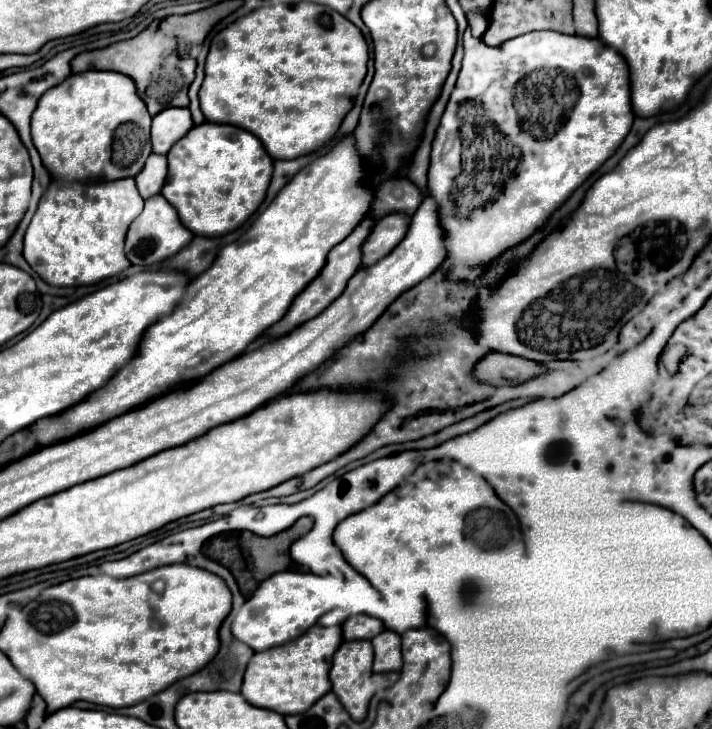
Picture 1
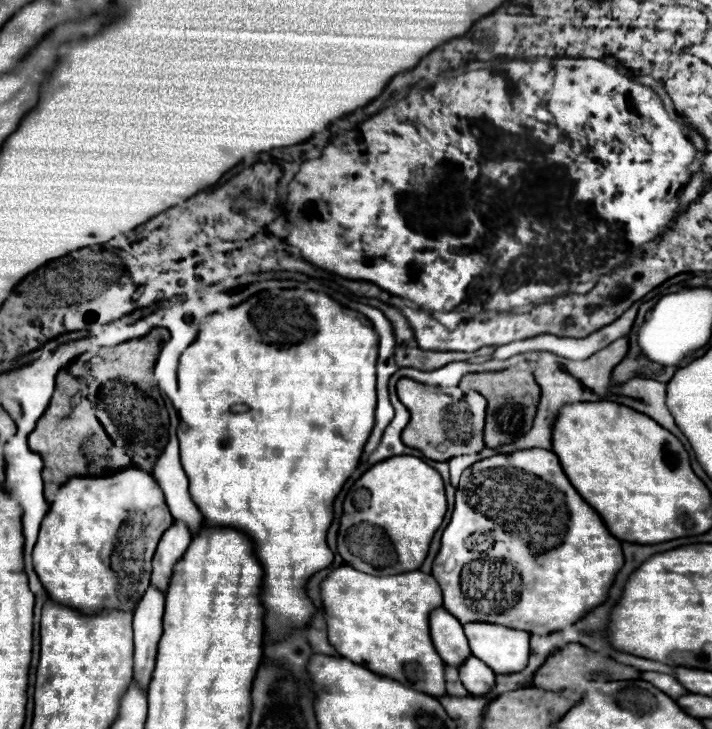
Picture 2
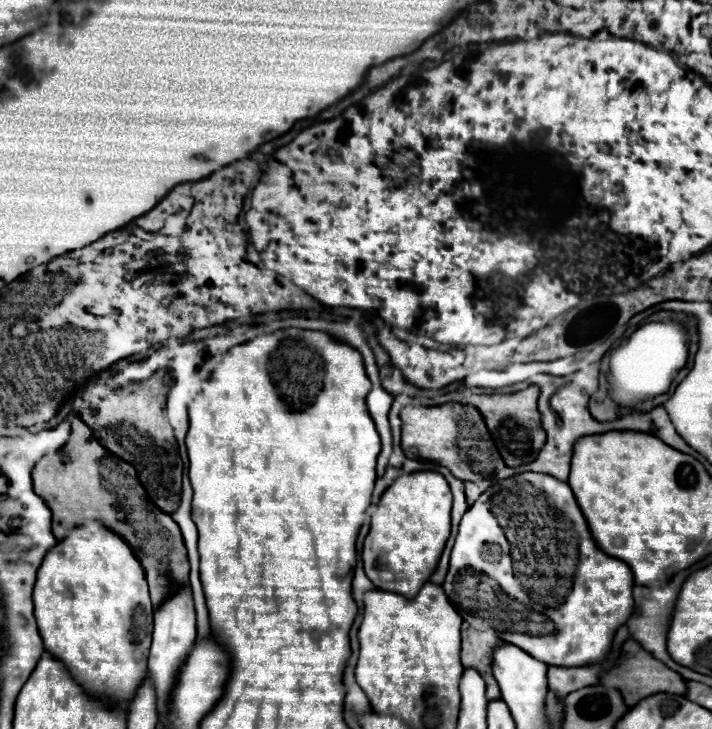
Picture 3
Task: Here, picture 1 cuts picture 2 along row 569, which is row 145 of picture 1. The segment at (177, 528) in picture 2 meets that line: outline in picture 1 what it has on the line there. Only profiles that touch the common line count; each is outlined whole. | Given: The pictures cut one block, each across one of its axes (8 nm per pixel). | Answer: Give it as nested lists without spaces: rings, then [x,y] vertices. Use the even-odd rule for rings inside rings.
[[[168,108],[152,120],[152,146],[156,154],[166,156],[168,150],[192,130],[192,116],[188,108]]]

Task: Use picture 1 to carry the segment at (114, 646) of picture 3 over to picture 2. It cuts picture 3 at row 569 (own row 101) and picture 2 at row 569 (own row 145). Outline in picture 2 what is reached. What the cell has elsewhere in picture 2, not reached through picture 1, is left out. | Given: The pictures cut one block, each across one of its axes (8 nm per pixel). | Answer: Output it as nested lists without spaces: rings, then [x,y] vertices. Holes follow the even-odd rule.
[[[134,466],[100,478],[70,478],[42,522],[32,552],[34,570],[48,596],[62,606],[82,614],[100,610],[134,612],[150,584],[150,562],[160,532],[170,528],[172,522],[174,518],[152,474]]]

